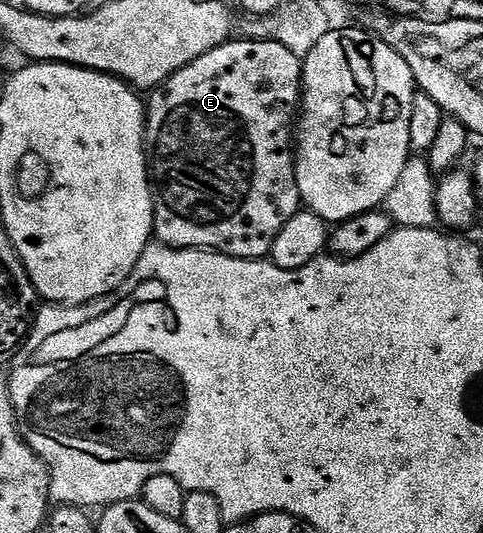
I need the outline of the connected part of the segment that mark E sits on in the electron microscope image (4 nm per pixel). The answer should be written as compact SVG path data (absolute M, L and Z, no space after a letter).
M231 39L225 45L216 47L200 55L192 63L176 71L157 89L149 94L146 105L146 155L150 170L150 184L154 191L154 237L157 244L173 249L213 249L229 257L239 257L257 261L270 257L276 243L276 235L284 231L284 223L292 219L303 208L302 196L294 174L294 155L292 142L296 137L296 118L300 113L302 96L303 58L297 57L288 47L275 41L255 41L253 39Z

